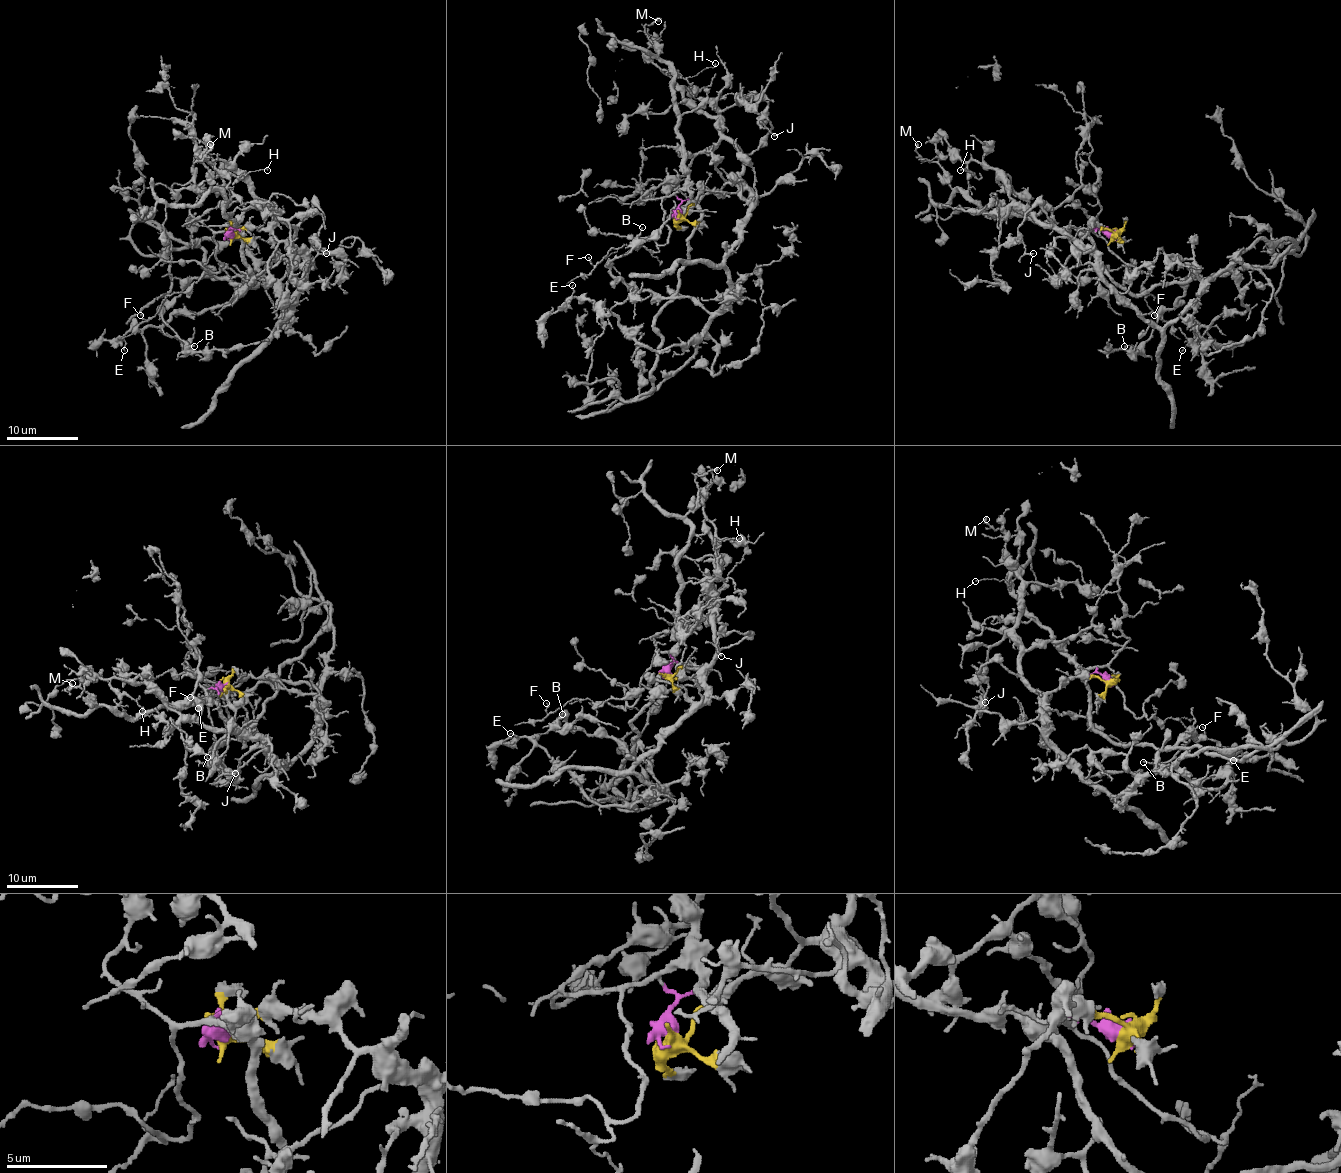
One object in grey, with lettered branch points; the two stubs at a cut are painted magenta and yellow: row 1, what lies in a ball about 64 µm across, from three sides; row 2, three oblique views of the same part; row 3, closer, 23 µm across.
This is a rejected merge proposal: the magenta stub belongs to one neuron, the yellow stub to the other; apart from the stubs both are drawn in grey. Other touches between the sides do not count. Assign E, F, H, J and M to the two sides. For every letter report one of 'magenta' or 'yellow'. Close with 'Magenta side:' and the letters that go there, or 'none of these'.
E: yellow
F: magenta
H: magenta
J: yellow
M: magenta
Magenta side: F, H, M

